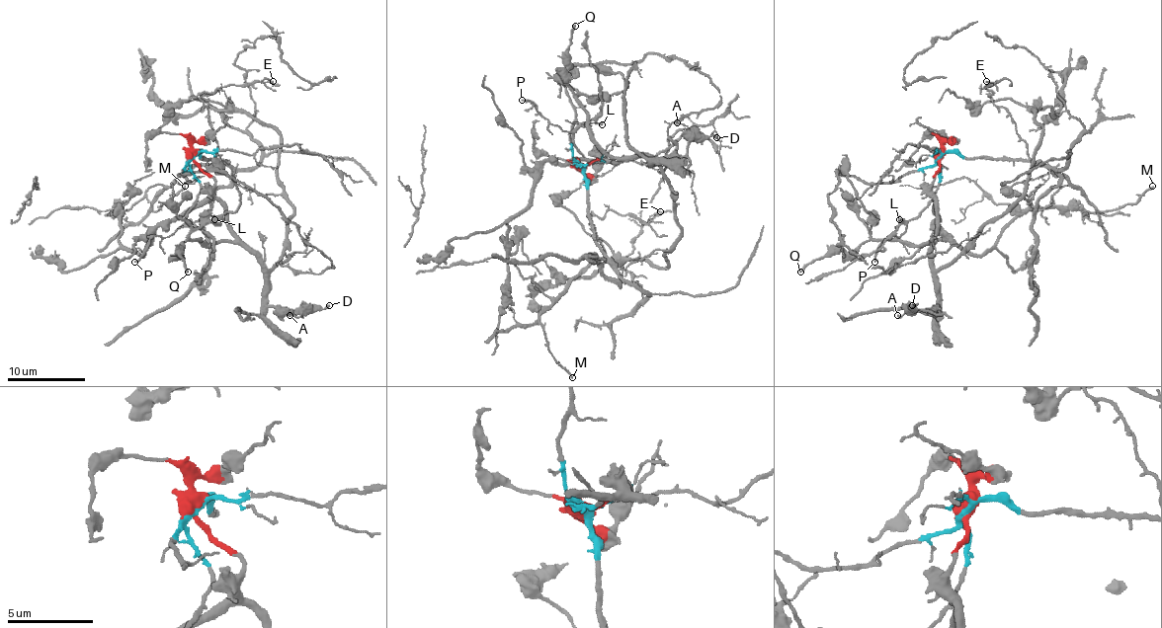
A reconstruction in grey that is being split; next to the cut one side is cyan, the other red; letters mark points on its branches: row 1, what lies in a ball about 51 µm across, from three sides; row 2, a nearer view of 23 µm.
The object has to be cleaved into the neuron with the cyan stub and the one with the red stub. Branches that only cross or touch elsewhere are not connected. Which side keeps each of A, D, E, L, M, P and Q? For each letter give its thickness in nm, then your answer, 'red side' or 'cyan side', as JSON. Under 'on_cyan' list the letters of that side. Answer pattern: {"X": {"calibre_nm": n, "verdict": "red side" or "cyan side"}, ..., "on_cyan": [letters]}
{"A": {"calibre_nm": 140, "verdict": "red side"}, "D": {"calibre_nm": 190, "verdict": "red side"}, "E": {"calibre_nm": 120, "verdict": "cyan side"}, "L": {"calibre_nm": 140, "verdict": "cyan side"}, "M": {"calibre_nm": 180, "verdict": "cyan side"}, "P": {"calibre_nm": 190, "verdict": "cyan side"}, "Q": {"calibre_nm": 200, "verdict": "red side"}, "on_cyan": ["E", "L", "M", "P"]}

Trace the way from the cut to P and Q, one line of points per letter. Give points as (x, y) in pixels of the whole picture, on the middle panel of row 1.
P: (579, 165), (587, 163), (569, 131), (552, 124), (533, 105), (521, 99)
Q: (579, 165), (591, 165), (601, 155), (622, 159), (593, 137), (589, 113), (567, 83), (567, 48), (575, 25)

